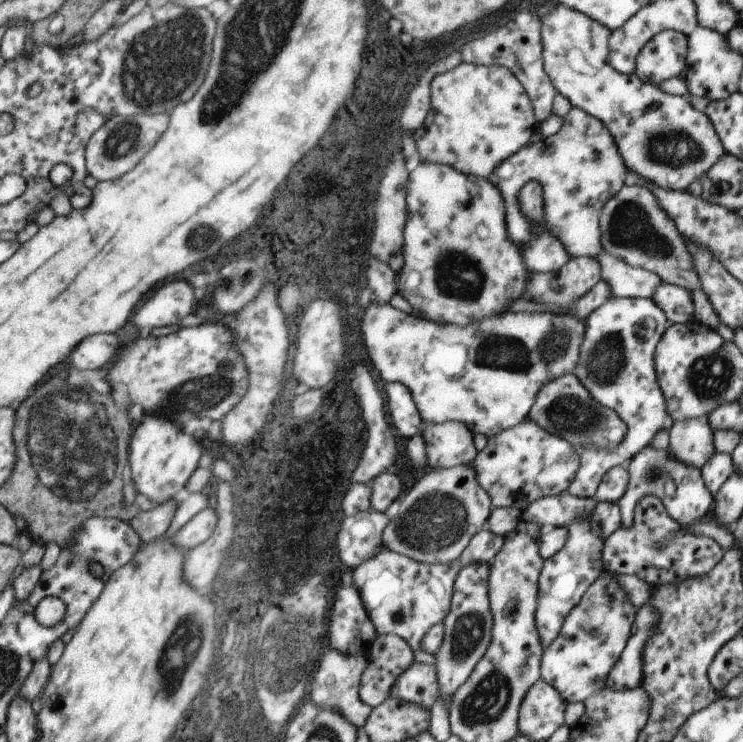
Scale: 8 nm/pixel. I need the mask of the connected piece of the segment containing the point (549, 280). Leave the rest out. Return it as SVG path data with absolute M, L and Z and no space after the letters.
M571 258L559 272L533 272L527 280L525 298L545 306L569 306L601 280L597 258Z

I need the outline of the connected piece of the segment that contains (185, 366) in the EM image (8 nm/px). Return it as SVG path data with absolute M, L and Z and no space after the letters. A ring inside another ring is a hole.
M201 324L195 328L179 328L175 334L169 336L147 336L139 338L133 344L129 344L119 358L111 364L111 368L105 374L107 384L111 386L125 386L127 390L127 400L129 404L137 404L143 410L143 416L165 416L167 420L175 424L185 424L193 418L209 418L213 420L223 420L235 404L245 396L249 378L247 378L247 364L243 364L241 354L233 346L233 334L221 326L221 324Z

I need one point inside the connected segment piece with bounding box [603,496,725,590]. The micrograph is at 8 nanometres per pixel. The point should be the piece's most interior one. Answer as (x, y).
(655, 549)

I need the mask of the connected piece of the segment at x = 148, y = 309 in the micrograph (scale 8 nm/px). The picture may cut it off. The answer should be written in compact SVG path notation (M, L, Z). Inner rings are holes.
M171 282L155 290L131 320L135 326L151 332L155 326L165 328L169 324L177 324L185 316L191 316L195 306L197 298L193 296L189 282Z

